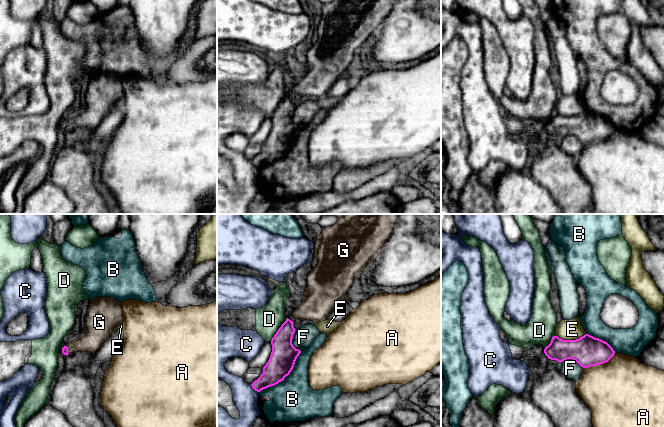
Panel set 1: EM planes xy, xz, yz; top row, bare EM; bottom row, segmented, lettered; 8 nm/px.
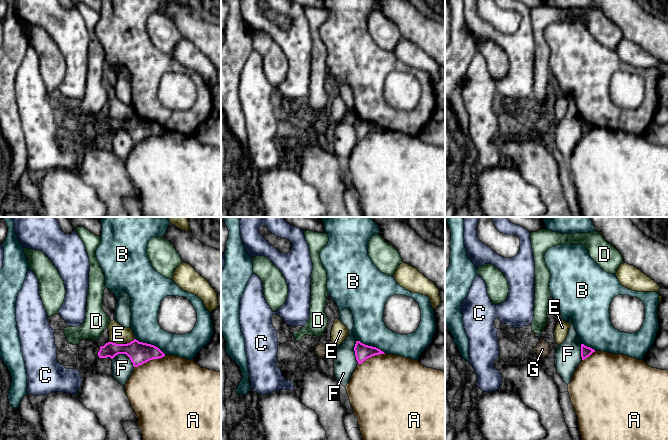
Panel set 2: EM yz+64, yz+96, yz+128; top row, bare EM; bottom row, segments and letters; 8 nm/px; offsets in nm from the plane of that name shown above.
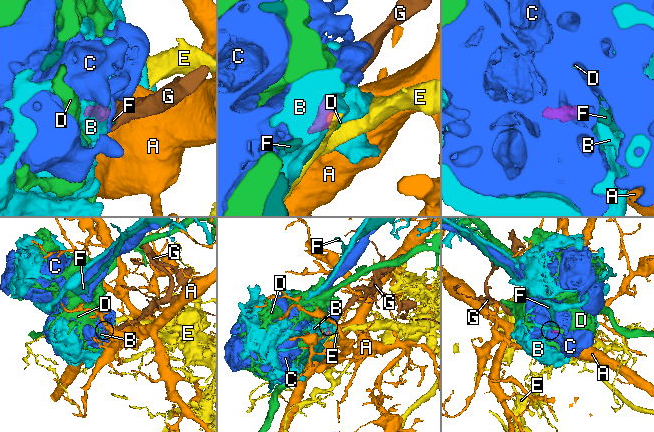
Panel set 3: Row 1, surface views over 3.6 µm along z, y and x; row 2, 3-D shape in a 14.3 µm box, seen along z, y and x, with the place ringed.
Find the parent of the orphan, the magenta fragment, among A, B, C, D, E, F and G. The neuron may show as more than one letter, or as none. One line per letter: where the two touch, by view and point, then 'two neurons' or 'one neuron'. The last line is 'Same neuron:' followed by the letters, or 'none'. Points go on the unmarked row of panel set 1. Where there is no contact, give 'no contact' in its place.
A: contact yz (599, 140); two neurons
B: contact xz (285, 152); two neurons
C: contact xz (254, 165); two neurons
D: contact xz (278, 106); two neurons
E: contact yz (570, 116); two neurons
F: contact yz (571, 134); two neurons
G: contact xy (67, 126); one neuron
Same neuron: G

